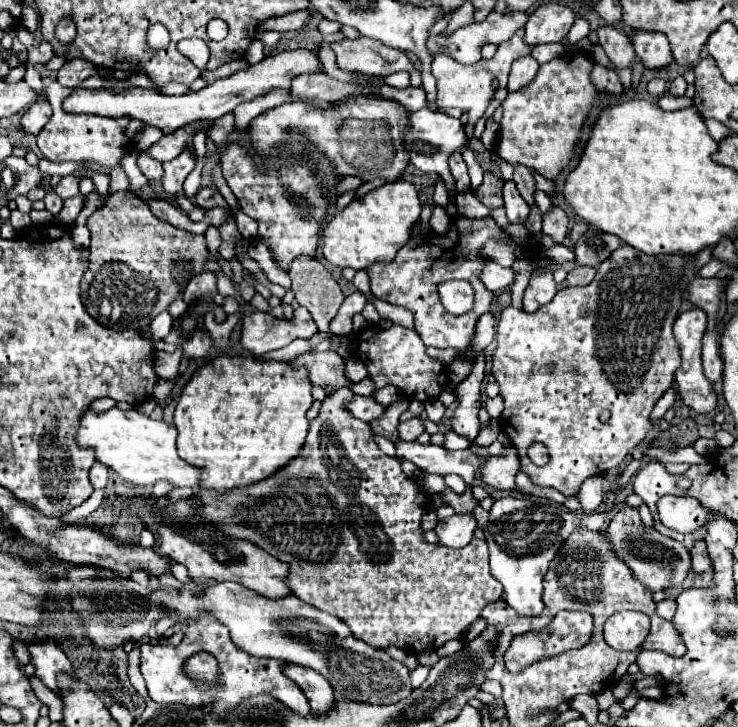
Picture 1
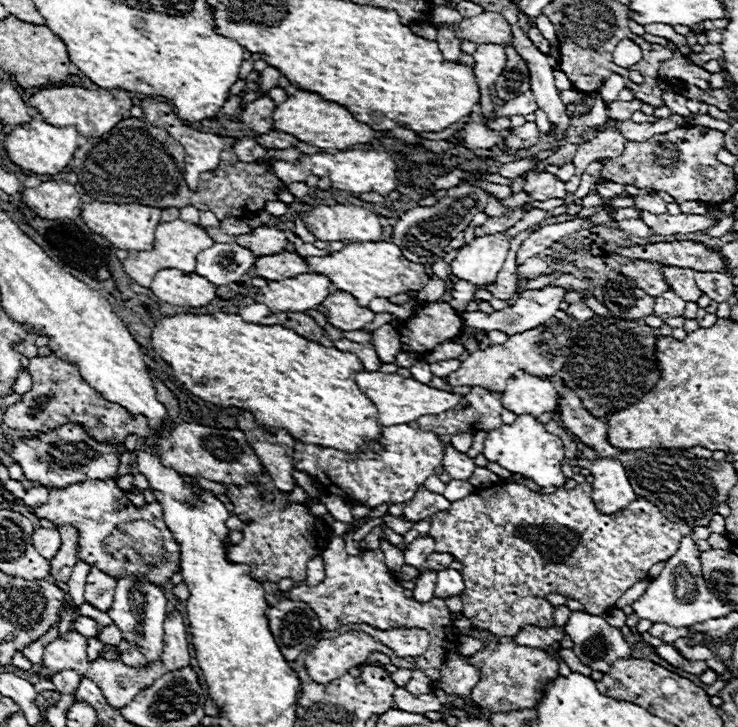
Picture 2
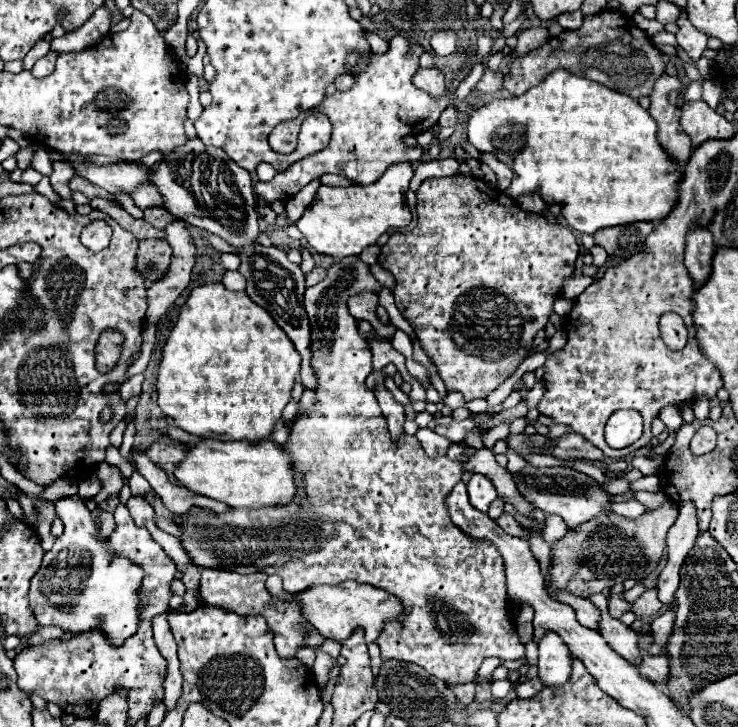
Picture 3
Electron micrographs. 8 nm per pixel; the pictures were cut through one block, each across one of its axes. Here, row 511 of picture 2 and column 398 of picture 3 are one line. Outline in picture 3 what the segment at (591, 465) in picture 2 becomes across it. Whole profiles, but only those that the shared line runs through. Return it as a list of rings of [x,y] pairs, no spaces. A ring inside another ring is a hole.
[[[354,580],[340,582],[336,586],[312,586],[300,594],[294,594],[298,602],[302,602],[304,616],[308,622],[324,636],[332,638],[336,642],[344,642],[356,626],[362,626],[366,632],[366,642],[374,642],[380,636],[380,630],[384,628],[384,622],[392,618],[400,618],[404,612],[404,606],[400,606],[400,600],[384,590],[378,590],[376,586],[360,584]]]

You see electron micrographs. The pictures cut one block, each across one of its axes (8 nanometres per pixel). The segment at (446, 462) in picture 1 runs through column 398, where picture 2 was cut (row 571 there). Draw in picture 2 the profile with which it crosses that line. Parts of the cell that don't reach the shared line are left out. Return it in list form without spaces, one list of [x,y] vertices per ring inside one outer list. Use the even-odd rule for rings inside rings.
[[[446,568],[442,572],[438,572],[438,580],[436,580],[436,588],[434,588],[434,596],[436,598],[452,598],[452,596],[460,596],[464,592],[464,578],[458,570]]]

